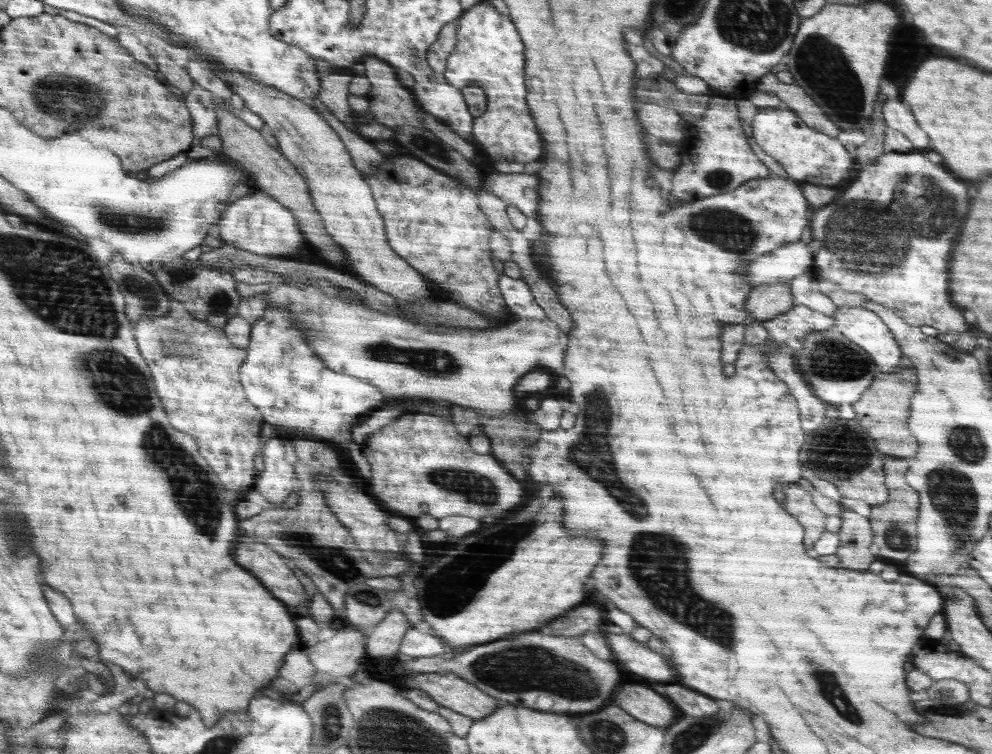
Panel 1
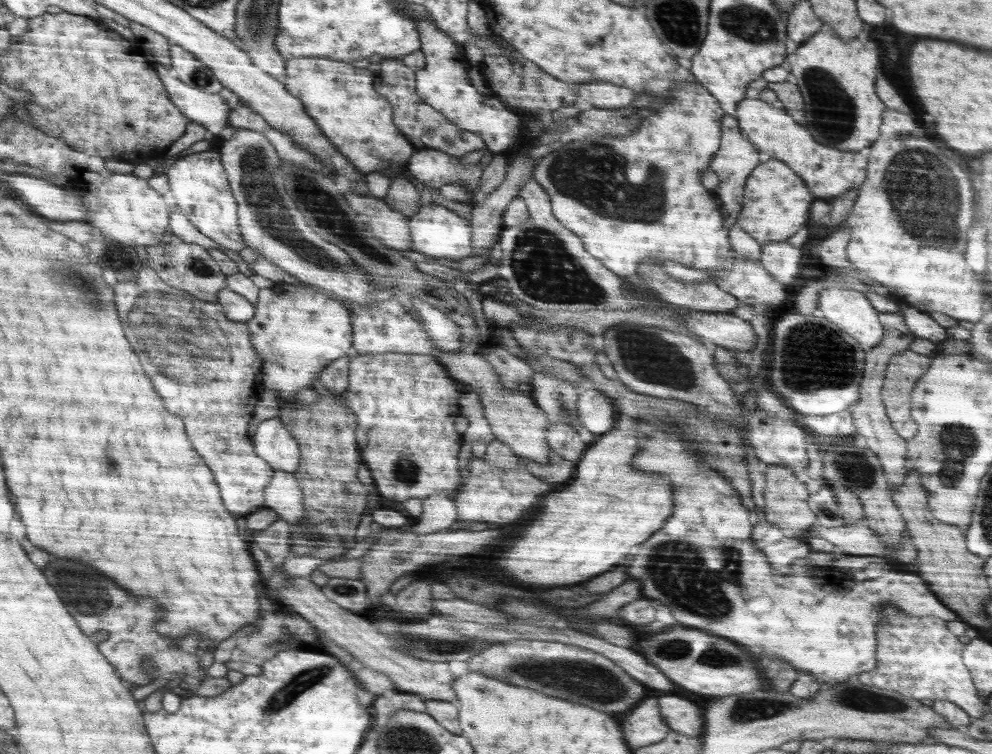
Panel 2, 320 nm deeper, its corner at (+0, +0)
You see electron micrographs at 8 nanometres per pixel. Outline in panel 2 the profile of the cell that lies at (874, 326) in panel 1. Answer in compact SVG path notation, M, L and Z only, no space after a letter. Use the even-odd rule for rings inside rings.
M831 286L822 290L818 306L824 312L824 318L836 324L838 329L853 336L864 351L880 346L884 336L879 312L864 294L854 294L850 287Z

